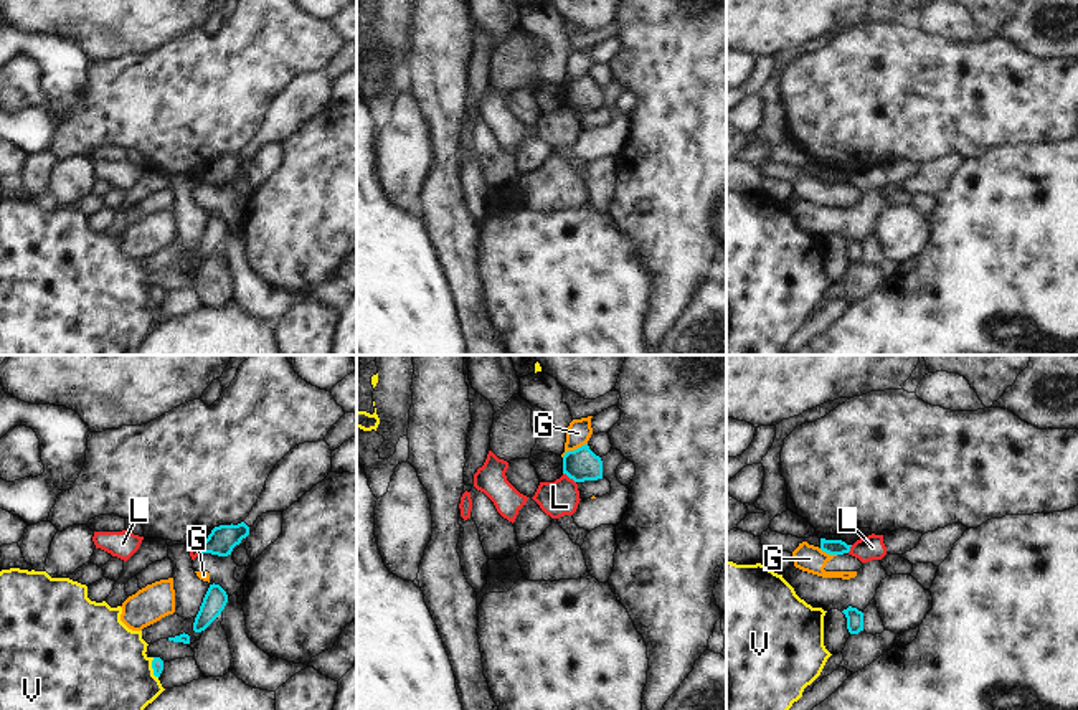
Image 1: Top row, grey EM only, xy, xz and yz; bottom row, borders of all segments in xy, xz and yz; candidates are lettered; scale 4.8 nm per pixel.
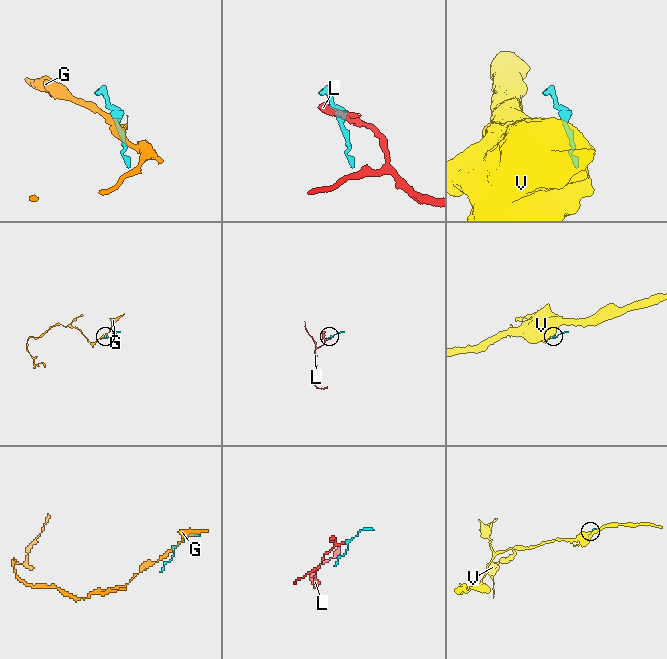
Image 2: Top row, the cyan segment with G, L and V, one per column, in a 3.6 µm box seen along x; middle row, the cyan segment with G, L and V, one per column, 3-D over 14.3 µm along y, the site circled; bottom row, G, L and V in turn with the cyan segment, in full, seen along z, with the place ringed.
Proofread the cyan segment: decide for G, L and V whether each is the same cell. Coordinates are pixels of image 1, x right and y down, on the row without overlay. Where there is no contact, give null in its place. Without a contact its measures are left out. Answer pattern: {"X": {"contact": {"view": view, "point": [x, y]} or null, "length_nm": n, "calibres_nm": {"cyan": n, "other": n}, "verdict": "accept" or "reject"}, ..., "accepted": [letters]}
{"G": {"contact": {"view": "xz", "point": [575, 80]}, "length_nm": 140, "calibres_nm": {"cyan": 160, "other": 120}, "verdict": "reject"}, "L": {"contact": {"view": "xz", "point": [570, 108]}, "length_nm": 80, "calibres_nm": {"cyan": 160, "other": 170}, "verdict": "reject"}, "V": {"contact": {"view": "xy", "point": [152, 298]}, "length_nm": 110, "calibres_nm": {"cyan": 60, "other": 480}, "verdict": "reject"}, "accepted": []}

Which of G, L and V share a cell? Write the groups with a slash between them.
G / L / V

